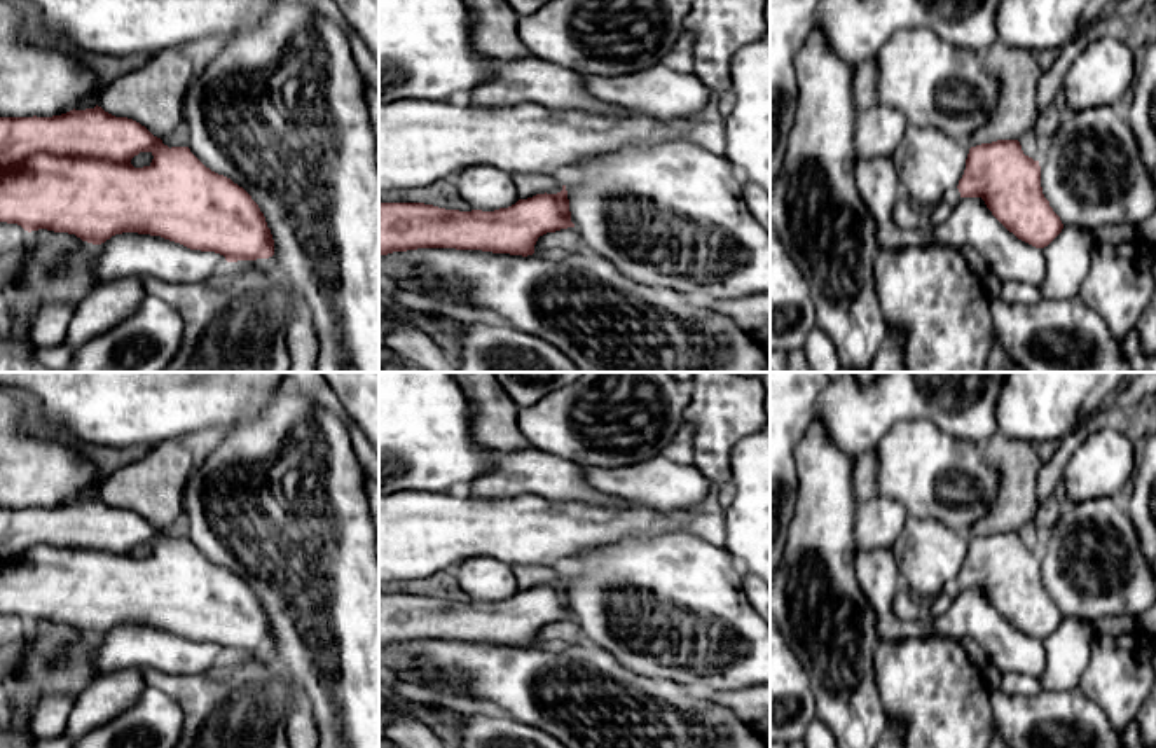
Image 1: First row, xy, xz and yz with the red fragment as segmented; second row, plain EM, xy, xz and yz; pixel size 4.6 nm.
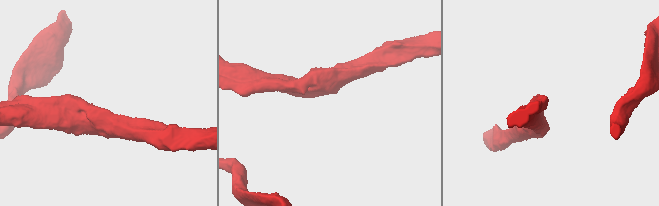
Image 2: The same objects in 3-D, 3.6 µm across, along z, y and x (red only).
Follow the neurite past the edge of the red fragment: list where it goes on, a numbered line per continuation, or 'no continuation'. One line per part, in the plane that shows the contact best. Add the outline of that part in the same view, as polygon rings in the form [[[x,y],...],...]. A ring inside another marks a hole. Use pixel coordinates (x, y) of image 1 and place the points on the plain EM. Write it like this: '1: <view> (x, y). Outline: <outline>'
no continuation

